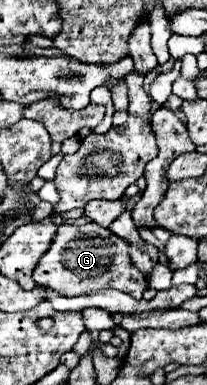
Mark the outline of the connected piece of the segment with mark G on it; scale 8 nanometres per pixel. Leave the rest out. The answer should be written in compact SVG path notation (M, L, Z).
M116 235L106 239L54 239L50 249L40 259L38 267L34 269L34 281L38 287L54 289L64 297L76 297L80 293L94 293L98 289L118 289L134 299L142 299L144 289L148 287L148 279L142 271L134 269L128 257L128 243Z

